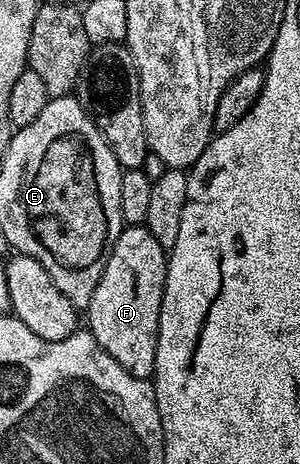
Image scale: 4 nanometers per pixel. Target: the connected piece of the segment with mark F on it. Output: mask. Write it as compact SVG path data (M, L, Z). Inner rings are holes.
M141 224L123 227L116 246L112 246L106 260L104 274L98 280L90 303L84 309L84 320L88 331L100 342L100 346L128 374L141 380L150 380L156 366L156 342L160 306L166 285L167 249L152 238L152 234Z

